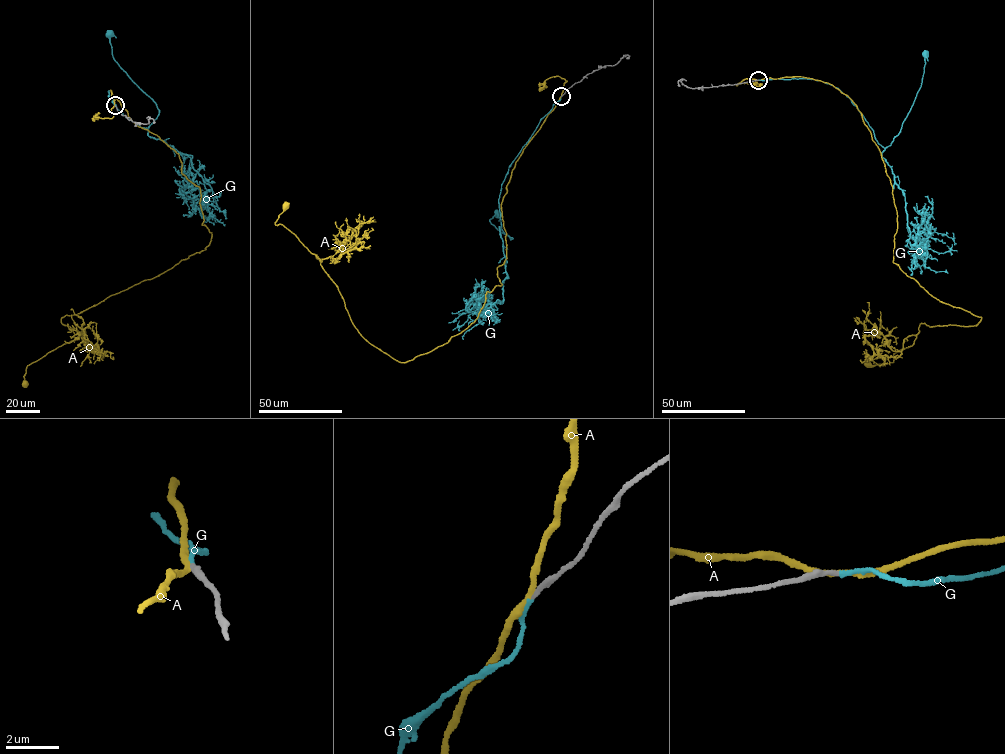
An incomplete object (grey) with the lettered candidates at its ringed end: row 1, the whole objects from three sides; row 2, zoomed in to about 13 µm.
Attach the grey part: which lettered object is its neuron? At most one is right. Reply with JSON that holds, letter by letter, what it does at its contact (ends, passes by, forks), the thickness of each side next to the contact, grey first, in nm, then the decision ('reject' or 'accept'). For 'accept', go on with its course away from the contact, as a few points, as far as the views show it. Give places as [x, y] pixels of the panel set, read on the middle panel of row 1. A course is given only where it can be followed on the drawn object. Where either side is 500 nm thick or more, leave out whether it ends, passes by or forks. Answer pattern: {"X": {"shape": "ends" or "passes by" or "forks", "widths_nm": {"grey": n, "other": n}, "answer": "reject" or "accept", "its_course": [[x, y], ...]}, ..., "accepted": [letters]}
{"A": {"shape": "passes by", "widths_nm": {"grey": 220, "other": 200}, "answer": "reject"}, "G": {"shape": "ends", "widths_nm": {"grey": 190, "other": 160}, "answer": "accept", "its_course": [[561, 96], [540, 120], [509, 167], [501, 187], [501, 229], [511, 239], [491, 223], [490, 219], [498, 214]]}, "accepted": ["G"]}

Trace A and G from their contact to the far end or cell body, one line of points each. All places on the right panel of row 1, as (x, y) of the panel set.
A: (758, 80), (811, 78), (852, 100), (892, 188), (893, 263), (982, 318), (921, 323), (892, 362), (867, 363)
G: (758, 80), (813, 79), (837, 87), (863, 115), (878, 143), (886, 148), (899, 132), (921, 85), (925, 54)

